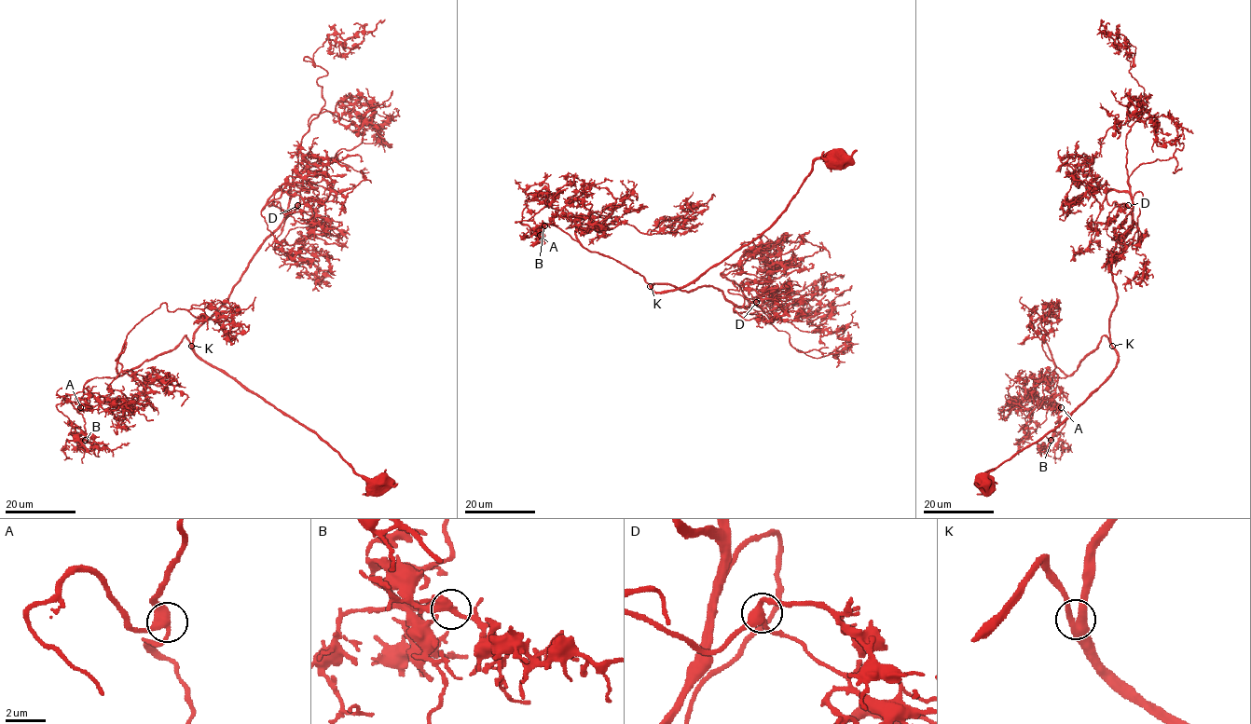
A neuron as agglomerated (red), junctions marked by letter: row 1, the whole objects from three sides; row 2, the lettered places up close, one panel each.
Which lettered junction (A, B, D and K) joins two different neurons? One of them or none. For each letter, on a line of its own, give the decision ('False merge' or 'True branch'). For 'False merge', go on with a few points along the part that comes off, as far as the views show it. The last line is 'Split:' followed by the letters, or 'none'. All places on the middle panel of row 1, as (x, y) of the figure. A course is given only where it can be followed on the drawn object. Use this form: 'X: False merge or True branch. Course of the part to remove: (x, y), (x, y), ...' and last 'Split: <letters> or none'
A: True branch
B: True branch
D: True branch
K: True branch
Split: none

